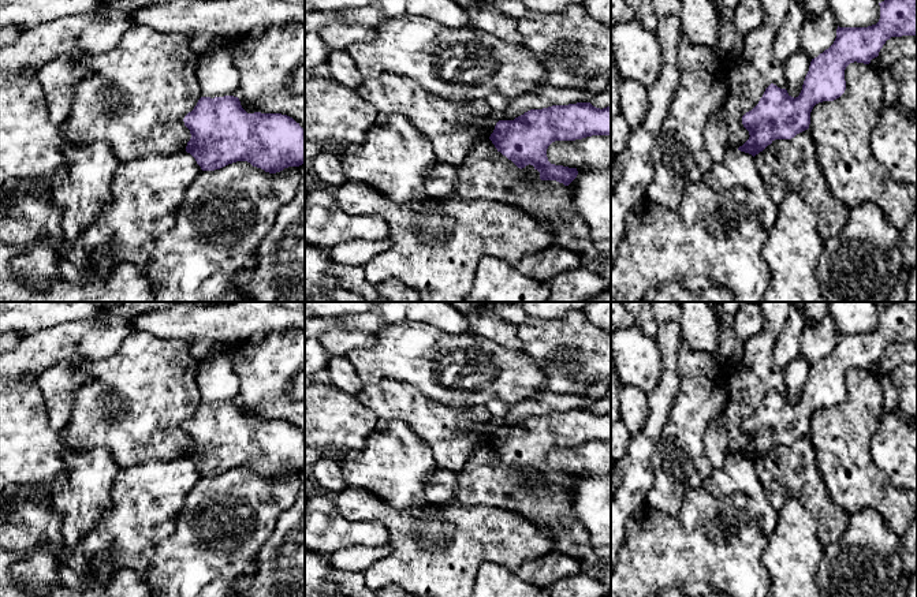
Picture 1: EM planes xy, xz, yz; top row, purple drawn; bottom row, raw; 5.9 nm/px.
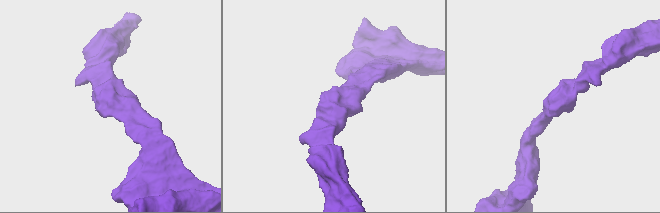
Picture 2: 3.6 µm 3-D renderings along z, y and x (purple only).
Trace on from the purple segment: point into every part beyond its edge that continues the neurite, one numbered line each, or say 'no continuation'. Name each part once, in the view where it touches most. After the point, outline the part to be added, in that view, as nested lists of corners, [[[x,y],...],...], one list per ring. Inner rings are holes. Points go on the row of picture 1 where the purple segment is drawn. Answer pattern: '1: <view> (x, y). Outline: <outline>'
no continuation

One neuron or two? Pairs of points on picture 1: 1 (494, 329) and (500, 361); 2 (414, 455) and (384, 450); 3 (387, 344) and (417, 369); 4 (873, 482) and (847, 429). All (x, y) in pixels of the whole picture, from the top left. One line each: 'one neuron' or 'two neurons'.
1: two neurons
2: one neuron
3: one neuron
4: one neuron

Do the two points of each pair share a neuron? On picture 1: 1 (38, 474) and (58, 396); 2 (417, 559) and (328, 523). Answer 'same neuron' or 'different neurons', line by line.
1: different neurons
2: different neurons

